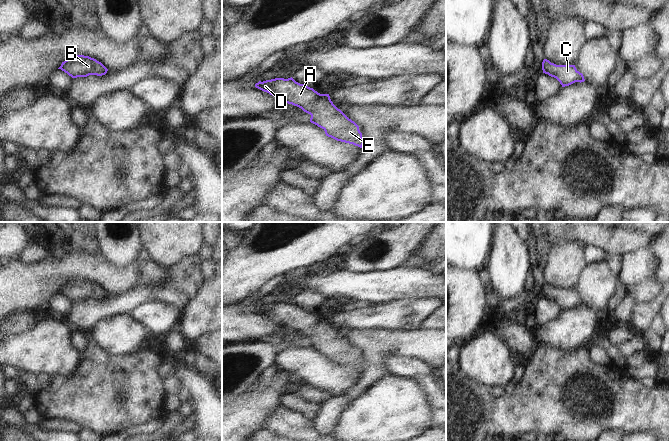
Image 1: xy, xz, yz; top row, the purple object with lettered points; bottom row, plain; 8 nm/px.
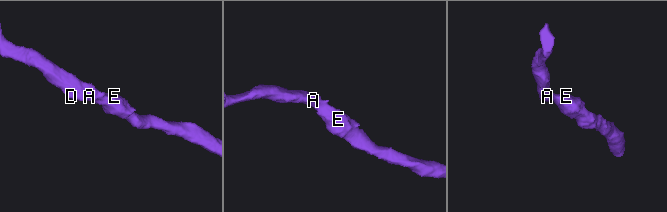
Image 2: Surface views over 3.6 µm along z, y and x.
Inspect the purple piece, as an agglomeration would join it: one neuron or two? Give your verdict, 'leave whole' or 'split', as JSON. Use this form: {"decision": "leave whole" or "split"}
{"decision": "leave whole"}

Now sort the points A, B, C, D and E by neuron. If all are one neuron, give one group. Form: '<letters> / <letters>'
A B C D E

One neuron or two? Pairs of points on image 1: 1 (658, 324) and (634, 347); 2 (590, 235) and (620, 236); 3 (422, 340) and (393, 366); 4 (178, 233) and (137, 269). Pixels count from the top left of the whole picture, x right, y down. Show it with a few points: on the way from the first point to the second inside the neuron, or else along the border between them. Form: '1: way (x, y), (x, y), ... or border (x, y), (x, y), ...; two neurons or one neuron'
1: border (644, 334), (645, 347), (630, 355); two neurons
2: way (597, 235), (613, 236); one neuron
3: border (382, 360), (391, 356), (407, 356), (426, 365); two neurons
4: border (150, 258), (167, 268); two neurons

